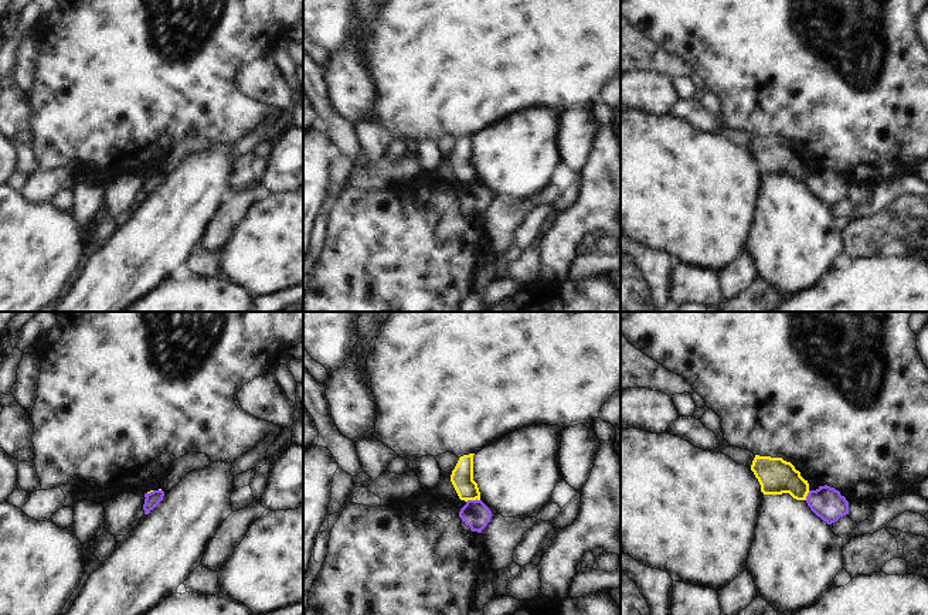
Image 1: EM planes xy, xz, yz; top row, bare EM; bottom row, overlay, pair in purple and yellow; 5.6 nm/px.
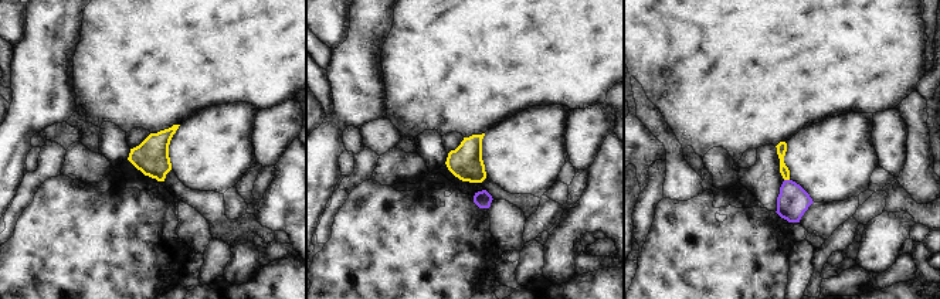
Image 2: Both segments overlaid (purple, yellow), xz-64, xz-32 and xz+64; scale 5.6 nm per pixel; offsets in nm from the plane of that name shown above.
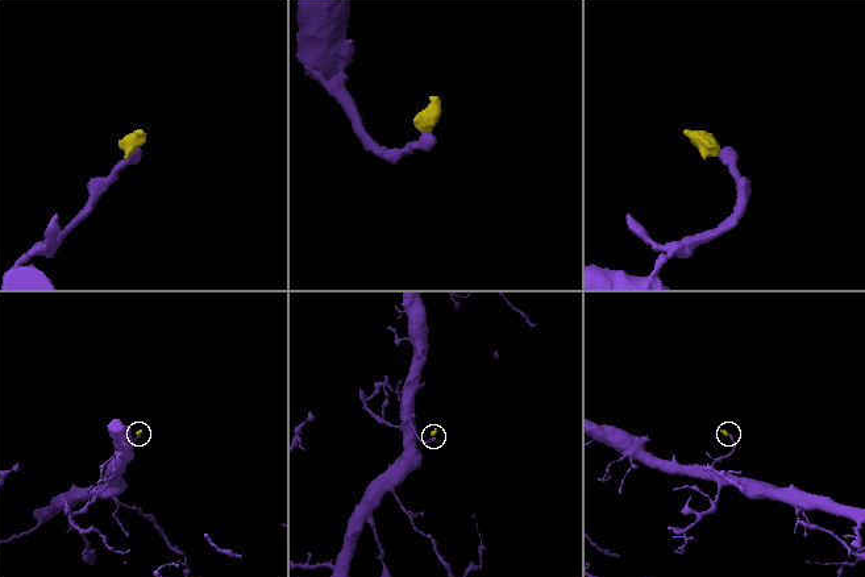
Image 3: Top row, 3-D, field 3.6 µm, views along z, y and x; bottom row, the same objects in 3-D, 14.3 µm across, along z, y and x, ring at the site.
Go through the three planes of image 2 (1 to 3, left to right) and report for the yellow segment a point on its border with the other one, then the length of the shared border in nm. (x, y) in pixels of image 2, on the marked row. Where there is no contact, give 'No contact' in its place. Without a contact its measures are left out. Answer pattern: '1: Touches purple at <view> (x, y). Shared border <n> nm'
1: No contact
2: No contact
3: Touches purple at xz+64 (787, 180). Shared border 30 nm.

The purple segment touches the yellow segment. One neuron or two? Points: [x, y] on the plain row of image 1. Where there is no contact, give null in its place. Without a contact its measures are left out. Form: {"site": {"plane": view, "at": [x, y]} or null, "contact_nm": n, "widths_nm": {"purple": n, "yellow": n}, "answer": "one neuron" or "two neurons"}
{"site": {"plane": "xz", "at": [472, 183]}, "contact_nm": 80, "widths_nm": {"purple": 160, "yellow": 130}, "answer": "two neurons"}

